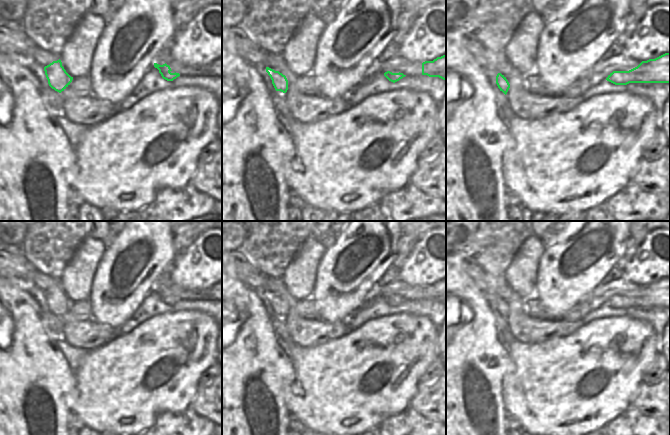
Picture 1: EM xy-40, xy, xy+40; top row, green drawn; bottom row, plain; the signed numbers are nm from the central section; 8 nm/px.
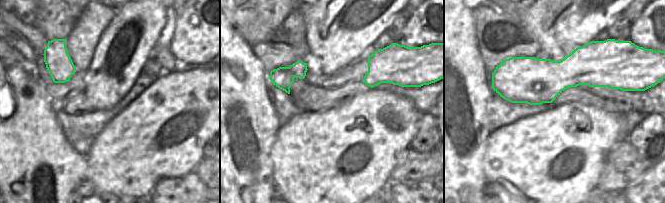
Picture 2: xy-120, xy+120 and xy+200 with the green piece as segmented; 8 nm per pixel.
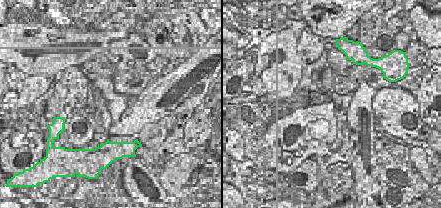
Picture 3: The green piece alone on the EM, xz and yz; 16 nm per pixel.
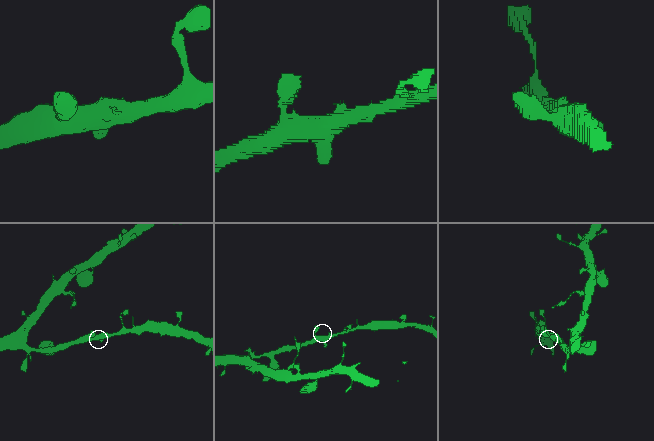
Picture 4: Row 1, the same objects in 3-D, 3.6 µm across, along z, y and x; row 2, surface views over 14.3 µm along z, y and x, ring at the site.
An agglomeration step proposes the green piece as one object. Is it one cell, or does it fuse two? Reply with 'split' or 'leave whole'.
leave whole

